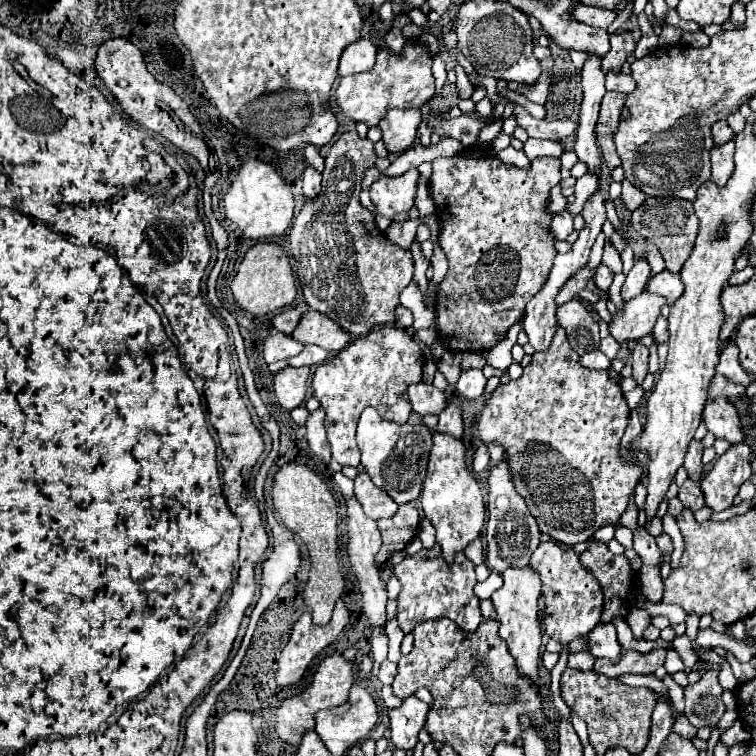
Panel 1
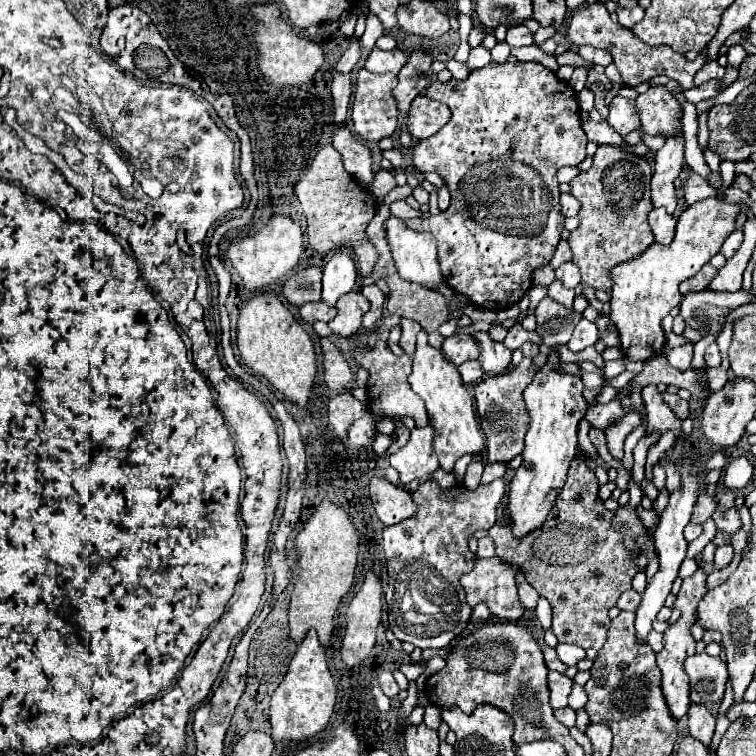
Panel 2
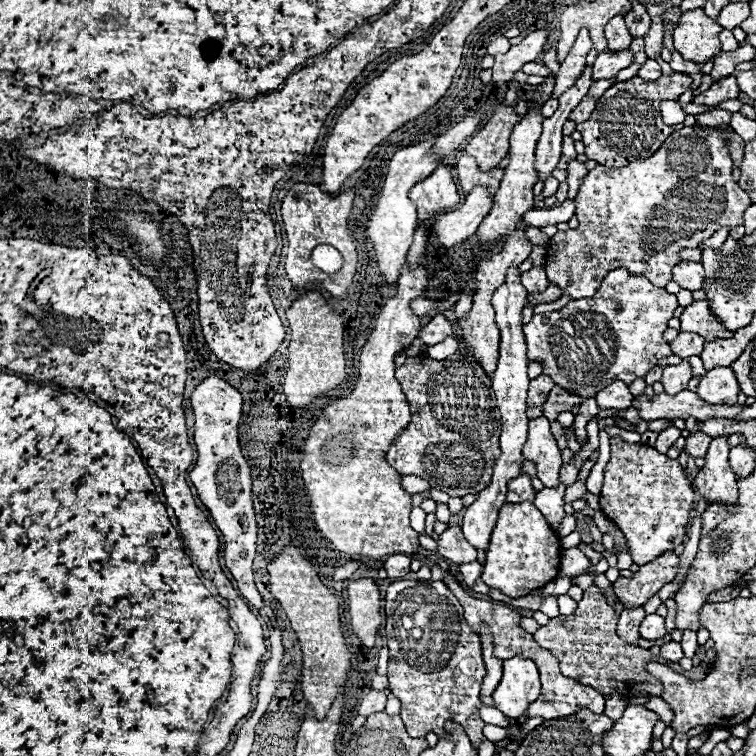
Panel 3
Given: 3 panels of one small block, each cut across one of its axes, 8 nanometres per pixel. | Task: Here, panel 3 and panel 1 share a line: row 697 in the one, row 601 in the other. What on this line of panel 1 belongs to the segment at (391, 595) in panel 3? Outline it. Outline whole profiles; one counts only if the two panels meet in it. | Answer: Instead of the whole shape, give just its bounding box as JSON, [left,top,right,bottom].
[394,544,482,634]

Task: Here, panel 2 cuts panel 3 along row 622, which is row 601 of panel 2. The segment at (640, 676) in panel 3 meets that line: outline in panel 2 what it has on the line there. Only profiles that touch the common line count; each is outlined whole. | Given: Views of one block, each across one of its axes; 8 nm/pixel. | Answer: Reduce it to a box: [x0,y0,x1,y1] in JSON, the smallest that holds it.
[488,458,640,650]

